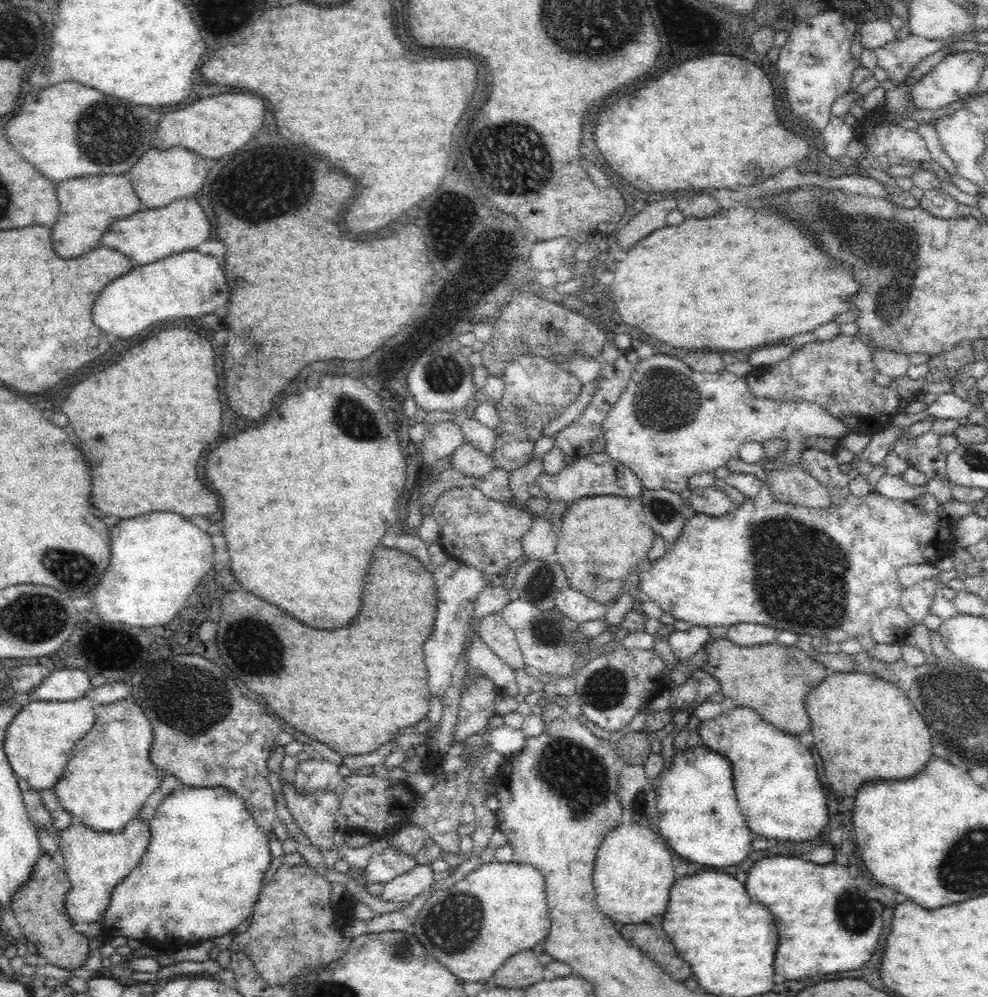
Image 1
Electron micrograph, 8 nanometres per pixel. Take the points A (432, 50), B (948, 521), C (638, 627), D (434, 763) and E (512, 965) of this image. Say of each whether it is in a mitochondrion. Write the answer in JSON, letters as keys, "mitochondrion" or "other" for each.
{"A":"other","B":"other","C":"other","D":"other","E":"other"}

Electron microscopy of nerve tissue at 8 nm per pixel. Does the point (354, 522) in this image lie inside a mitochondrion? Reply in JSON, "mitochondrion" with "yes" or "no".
{"mitochondrion":"no"}

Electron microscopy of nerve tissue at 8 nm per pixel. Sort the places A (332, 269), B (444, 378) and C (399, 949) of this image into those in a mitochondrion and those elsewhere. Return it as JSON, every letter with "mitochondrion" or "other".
{"A":"other","B":"mitochondrion","C":"mitochondrion"}

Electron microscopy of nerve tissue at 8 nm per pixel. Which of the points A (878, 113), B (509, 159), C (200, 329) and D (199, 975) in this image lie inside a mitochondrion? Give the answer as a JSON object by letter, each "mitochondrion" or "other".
{"A":"other","B":"mitochondrion","C":"other","D":"other"}

